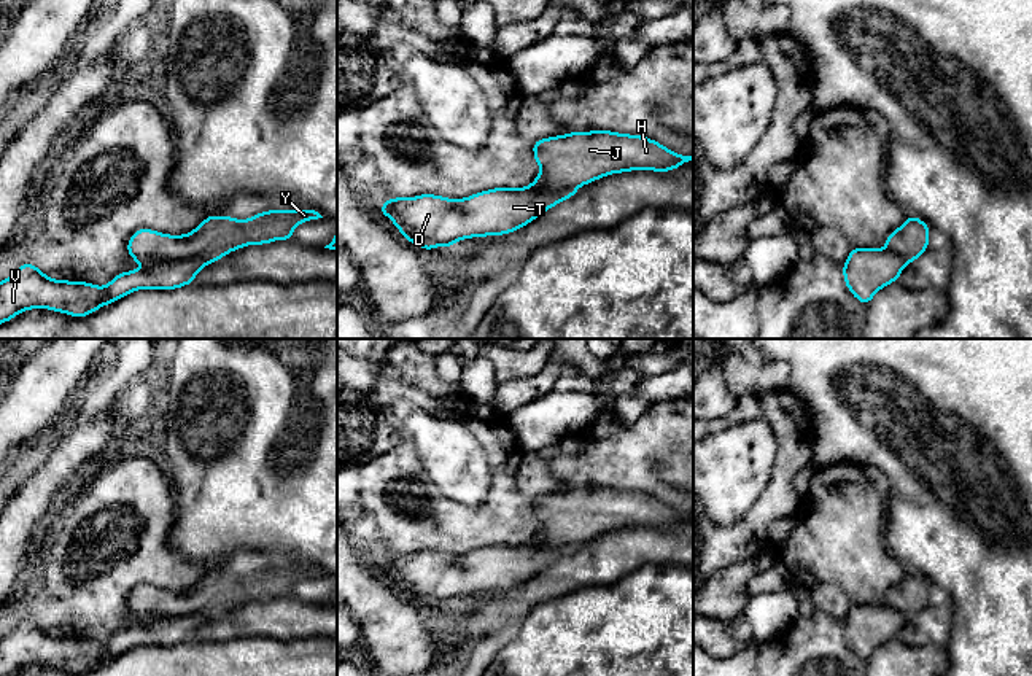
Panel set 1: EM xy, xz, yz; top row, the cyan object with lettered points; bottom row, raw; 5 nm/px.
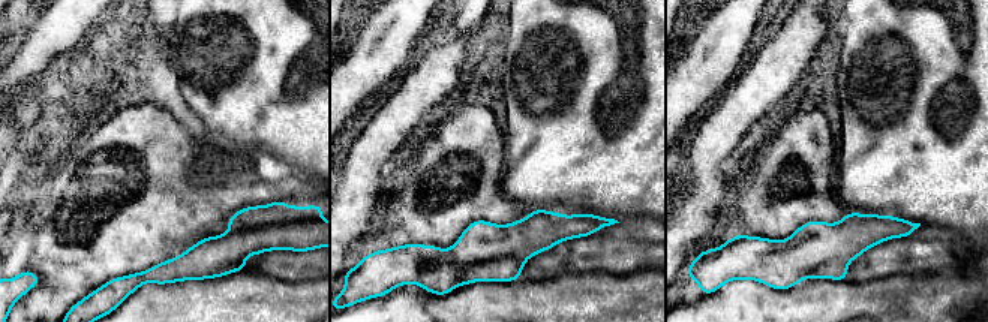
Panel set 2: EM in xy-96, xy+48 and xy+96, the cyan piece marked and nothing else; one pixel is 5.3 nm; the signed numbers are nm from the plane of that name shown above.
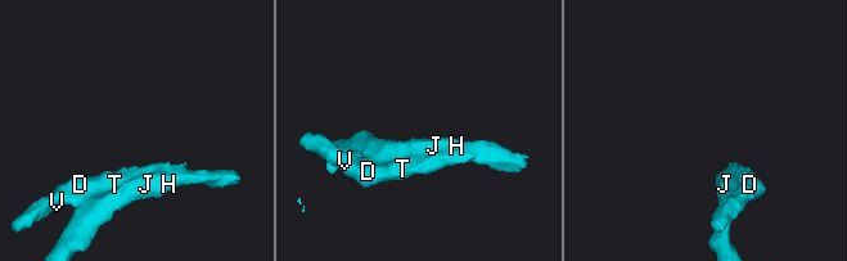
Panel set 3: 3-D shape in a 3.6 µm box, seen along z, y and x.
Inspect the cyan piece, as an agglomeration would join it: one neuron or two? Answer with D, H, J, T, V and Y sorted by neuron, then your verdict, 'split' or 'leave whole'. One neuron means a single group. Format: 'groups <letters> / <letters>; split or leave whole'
groups D H J T V Y; leave whole

